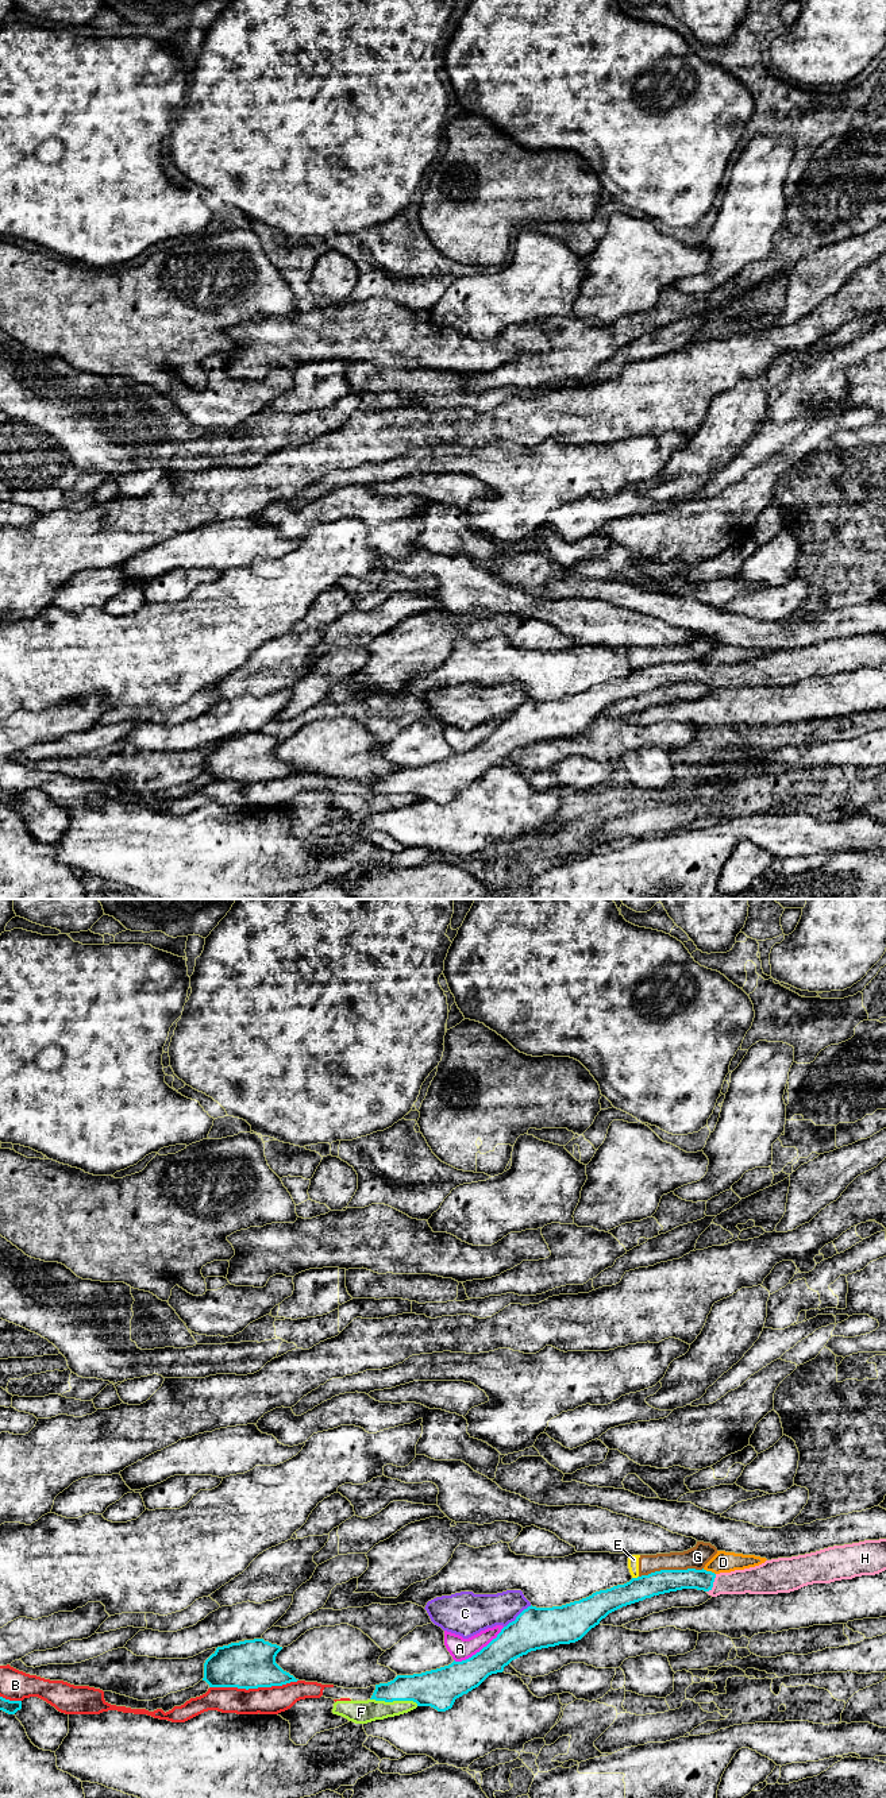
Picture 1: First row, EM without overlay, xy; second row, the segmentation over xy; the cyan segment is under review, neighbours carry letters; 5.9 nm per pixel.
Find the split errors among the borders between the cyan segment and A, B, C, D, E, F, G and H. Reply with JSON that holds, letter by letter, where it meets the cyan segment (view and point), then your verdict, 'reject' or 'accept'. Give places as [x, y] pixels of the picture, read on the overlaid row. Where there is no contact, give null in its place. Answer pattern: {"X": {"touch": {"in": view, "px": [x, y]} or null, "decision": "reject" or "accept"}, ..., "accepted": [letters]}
{"A": {"touch": {"in": "xy", "px": [481, 1650]}, "decision": "reject"}, "B": {"touch": {"in": "xy", "px": [253, 1687]}, "decision": "reject"}, "C": {"touch": {"in": "xy", "px": [517, 1616]}, "decision": "reject"}, "D": {"touch": {"in": "xy", "px": [709, 1571]}, "decision": "reject"}, "E": {"touch": {"in": "xy", "px": [635, 1578]}, "decision": "reject"}, "F": {"touch": {"in": "xy", "px": [395, 1700]}, "decision": "reject"}, "G": {"touch": {"in": "xy", "px": [670, 1570]}, "decision": "reject"}, "H": {"touch": {"in": "xy", "px": [712, 1584]}, "decision": "accept"}, "accepted": ["H"]}

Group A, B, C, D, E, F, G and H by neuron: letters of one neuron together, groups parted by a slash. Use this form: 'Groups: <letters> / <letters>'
Groups: A / B / C / D / E G / F / H

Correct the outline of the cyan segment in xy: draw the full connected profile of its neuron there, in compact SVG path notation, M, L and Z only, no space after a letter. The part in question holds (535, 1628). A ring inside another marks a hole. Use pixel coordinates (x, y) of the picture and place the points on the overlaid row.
M886 1539L864 1540L852 1544L833 1546L816 1552L766 1560L764 1563L731 1573L714 1574L706 1570L660 1570L648 1575L632 1578L624 1585L600 1590L592 1596L562 1606L528 1606L515 1621L501 1629L496 1639L471 1658L452 1662L448 1666L413 1675L397 1675L388 1683L375 1685L370 1699L413 1701L417 1706L431 1706L438 1712L452 1708L457 1698L478 1687L489 1675L502 1672L512 1660L531 1651L570 1644L581 1640L592 1628L609 1613L651 1598L654 1596L682 1589L704 1590L712 1597L720 1594L778 1594L790 1593L813 1583L831 1583L862 1575L875 1575L886 1570Z

